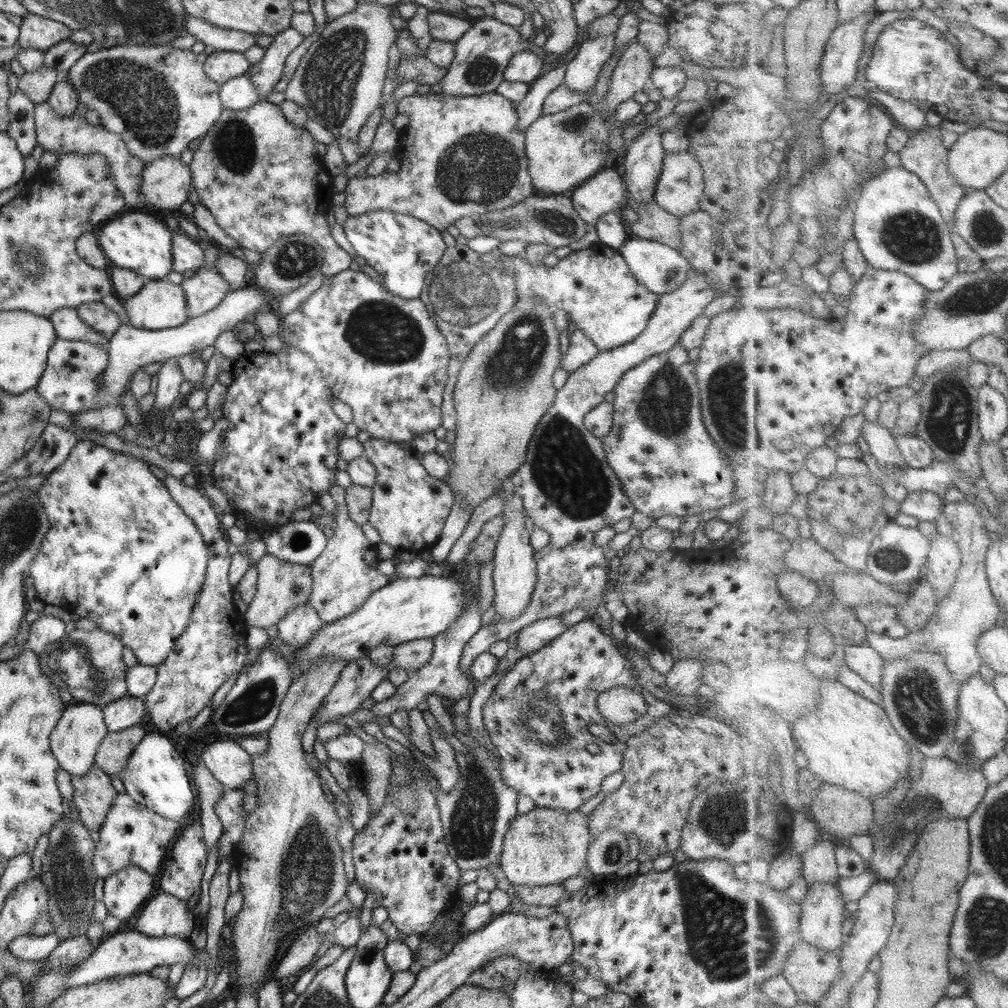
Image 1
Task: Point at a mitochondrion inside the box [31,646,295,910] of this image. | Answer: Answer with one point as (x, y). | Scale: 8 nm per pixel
(253, 704)

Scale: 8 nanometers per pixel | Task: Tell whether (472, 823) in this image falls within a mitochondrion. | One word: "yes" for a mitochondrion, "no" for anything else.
yes

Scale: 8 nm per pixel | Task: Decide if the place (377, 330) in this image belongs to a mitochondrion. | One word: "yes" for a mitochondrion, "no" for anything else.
yes

